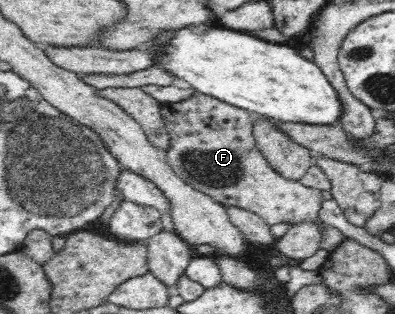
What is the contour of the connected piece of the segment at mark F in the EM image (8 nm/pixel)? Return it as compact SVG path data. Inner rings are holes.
M195 90L193 97L187 101L168 105L162 103L161 114L163 114L165 127L169 132L169 142L171 142L171 149L163 151L164 157L169 162L169 166L177 172L177 175L189 182L193 188L201 190L222 206L233 206L252 211L255 215L262 217L270 226L277 225L277 223L293 226L309 222L322 225L324 228L320 231L319 248L331 253L347 239L338 228L321 220L319 211L321 211L321 203L324 199L320 190L310 188L299 181L289 181L269 167L254 139L253 113Z

